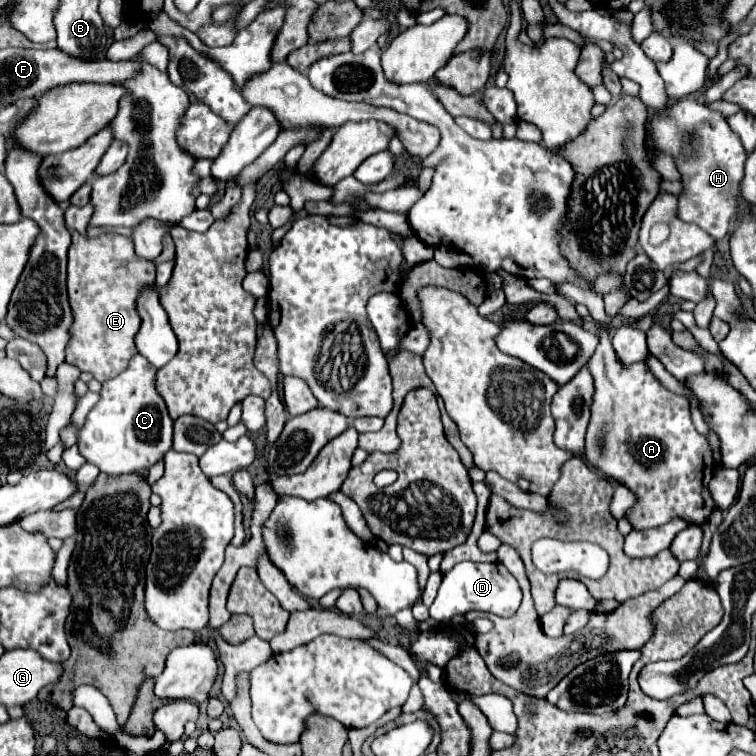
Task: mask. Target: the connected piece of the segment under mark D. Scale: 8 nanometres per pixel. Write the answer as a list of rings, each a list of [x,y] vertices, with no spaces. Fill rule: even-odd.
[[[463,561],[457,563],[449,573],[443,575],[443,583],[439,587],[439,595],[429,607],[431,619],[447,621],[459,613],[467,611],[489,611],[499,617],[511,617],[522,601],[522,591],[517,579],[501,565],[501,563],[473,563]]]

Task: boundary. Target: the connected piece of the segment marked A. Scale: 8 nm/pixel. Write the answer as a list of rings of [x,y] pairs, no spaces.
[[[601,331],[599,337],[599,347],[589,359],[595,395],[585,459],[599,473],[625,485],[635,495],[635,505],[625,513],[635,531],[665,525],[675,517],[685,519],[687,525],[707,523],[715,511],[715,501],[707,487],[715,461],[707,439],[693,427],[689,399],[663,387],[645,363],[625,367],[611,347],[609,333]]]

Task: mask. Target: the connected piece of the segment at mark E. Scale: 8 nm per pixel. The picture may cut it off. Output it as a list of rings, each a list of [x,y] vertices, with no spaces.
[[[73,233],[67,273],[73,325],[65,361],[77,365],[81,371],[93,373],[93,377],[101,383],[125,371],[131,357],[137,355],[133,341],[141,327],[137,297],[151,285],[155,285],[155,263],[137,257],[131,237],[103,233],[87,239],[85,235]]]

